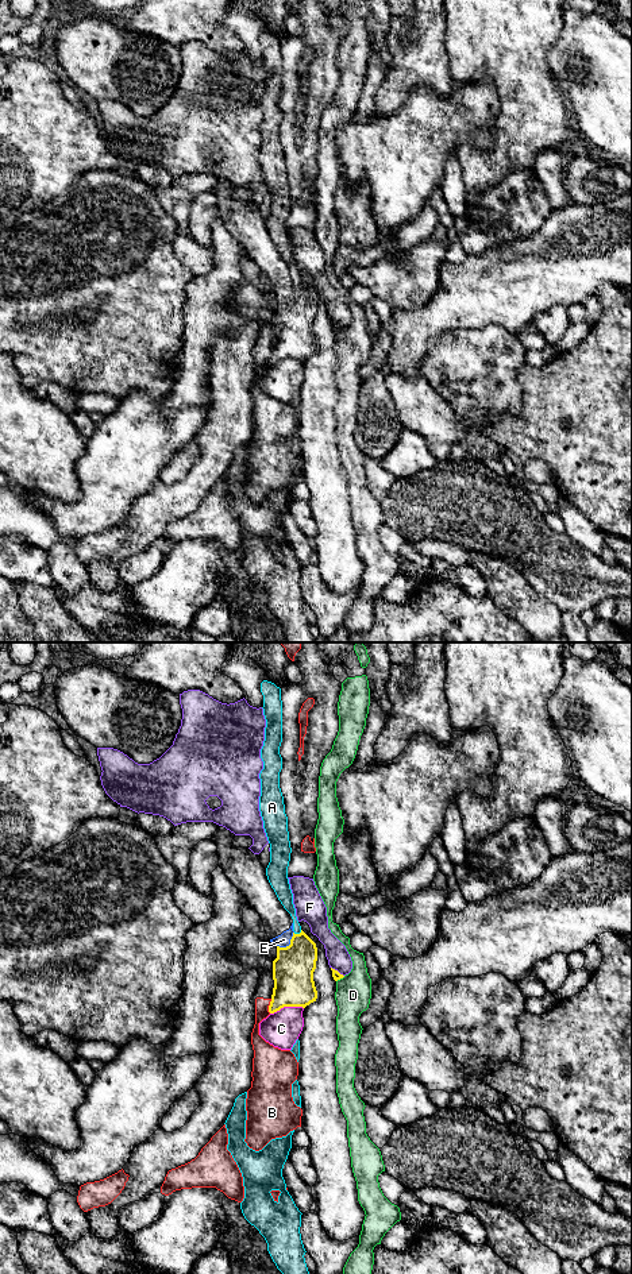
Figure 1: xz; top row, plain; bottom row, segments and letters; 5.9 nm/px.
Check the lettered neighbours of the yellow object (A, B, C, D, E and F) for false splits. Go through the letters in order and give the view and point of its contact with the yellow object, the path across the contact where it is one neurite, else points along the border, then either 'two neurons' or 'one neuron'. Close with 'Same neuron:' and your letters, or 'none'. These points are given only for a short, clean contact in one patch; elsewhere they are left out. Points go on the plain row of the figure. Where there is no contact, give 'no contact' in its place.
A: meets yellow in xz at (297, 286); two neurons
B: meets yellow in xz at (269, 358); two neurons
C: meets yellow in xz at (286, 358); two neurons
D: meets yellow in xz at (340, 329); border along xz (345, 328), (336, 334); two neurons
E: meets yellow in xz at (291, 296); one neuron
F: meets yellow in xz at (336, 323); two neurons
Same neuron: E

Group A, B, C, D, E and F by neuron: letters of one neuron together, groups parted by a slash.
A / B / C / D / E / F

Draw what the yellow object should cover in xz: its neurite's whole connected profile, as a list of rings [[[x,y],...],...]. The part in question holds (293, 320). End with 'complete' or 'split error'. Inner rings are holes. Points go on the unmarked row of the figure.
[[[217,177],[212,193],[217,198],[219,219],[259,266],[270,294],[277,298],[269,364],[284,359],[305,360],[317,351],[313,333],[316,296],[302,282],[300,286],[293,283],[293,271],[271,240],[266,221],[248,200],[236,200],[234,189],[234,185]]] | split error

